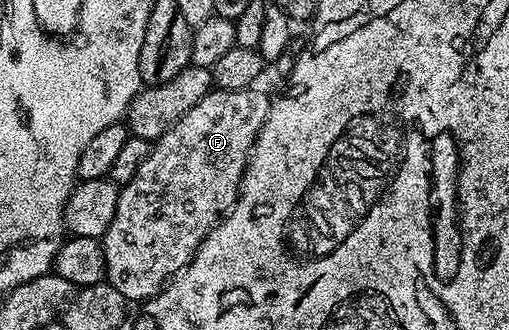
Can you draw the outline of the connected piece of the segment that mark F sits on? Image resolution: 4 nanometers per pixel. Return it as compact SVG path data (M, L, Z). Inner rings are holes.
M257 87L214 88L152 142L149 153L133 177L120 186L115 217L99 242L105 260L105 281L115 287L115 291L119 291L126 302L144 303L156 297L165 288L169 278L185 268L201 240L236 198L241 187L241 177L245 173L249 148L269 110L270 94L260 93L259 90Z

